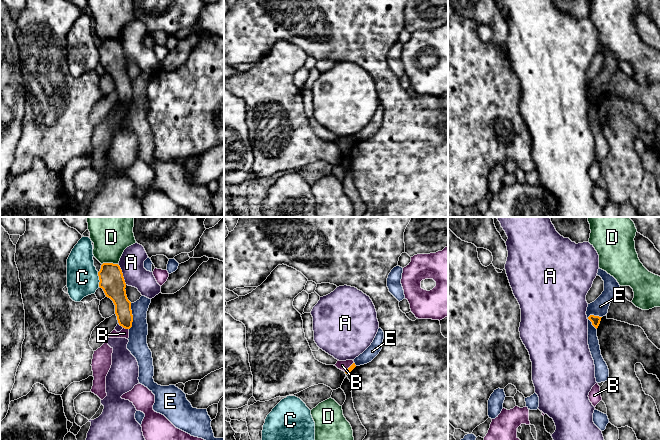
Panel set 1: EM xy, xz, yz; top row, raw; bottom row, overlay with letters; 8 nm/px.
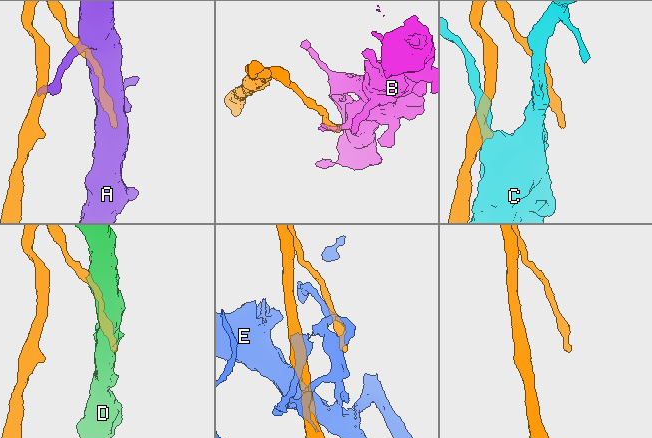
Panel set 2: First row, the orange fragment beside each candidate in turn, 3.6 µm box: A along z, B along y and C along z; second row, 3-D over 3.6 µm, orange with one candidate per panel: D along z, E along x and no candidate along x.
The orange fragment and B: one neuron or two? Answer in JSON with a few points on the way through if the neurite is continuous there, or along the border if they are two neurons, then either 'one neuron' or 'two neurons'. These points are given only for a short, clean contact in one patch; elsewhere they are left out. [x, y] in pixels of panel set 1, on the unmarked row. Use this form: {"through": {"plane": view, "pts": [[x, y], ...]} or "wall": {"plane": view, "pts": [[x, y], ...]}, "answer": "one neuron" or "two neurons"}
{"wall": {"plane": "xy", "pts": [[123, 103], [128, 105]]}, "answer": "two neurons"}

